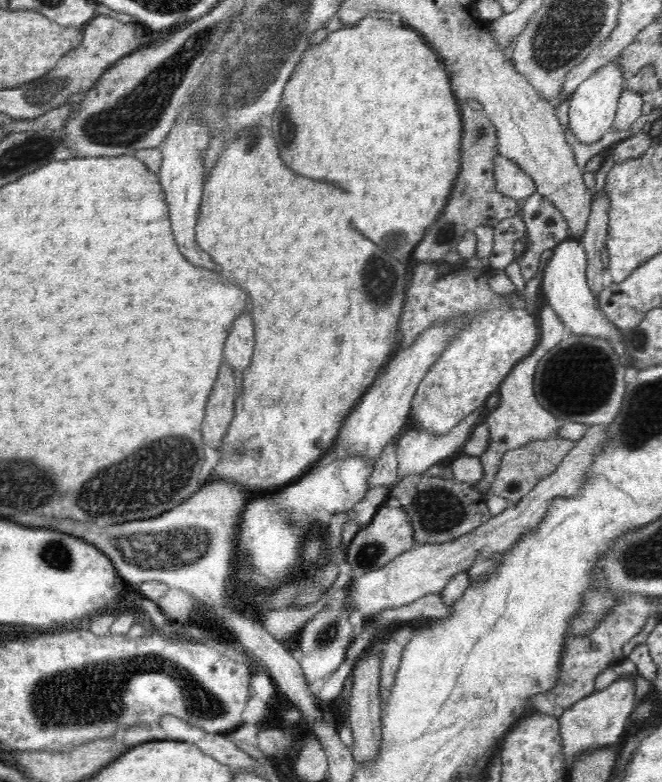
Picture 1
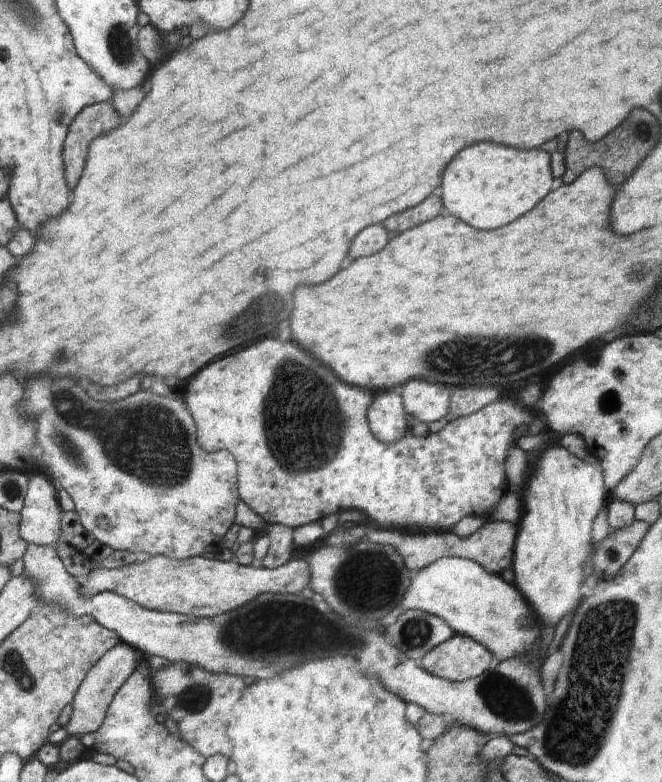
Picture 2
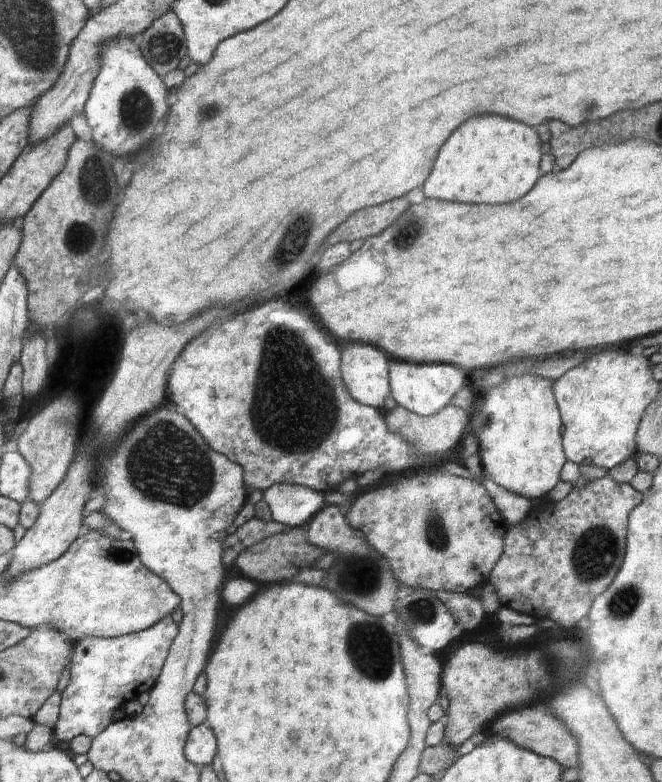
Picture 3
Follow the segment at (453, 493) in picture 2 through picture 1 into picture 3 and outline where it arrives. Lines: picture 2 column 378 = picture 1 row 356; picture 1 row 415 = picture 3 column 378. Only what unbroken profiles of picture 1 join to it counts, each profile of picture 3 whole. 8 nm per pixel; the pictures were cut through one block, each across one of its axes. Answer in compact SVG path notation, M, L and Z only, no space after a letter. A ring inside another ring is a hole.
M286 299L270 300L270 302L264 302L260 306L254 306L254 308L246 310L246 312L238 314L236 318L226 320L224 324L212 328L208 334L202 334L196 340L190 340L188 348L184 346L180 356L174 360L169 371L167 382L168 402L188 418L192 426L198 430L200 436L214 452L226 455L232 462L238 463L243 468L243 480L248 492L250 488L265 491L274 484L288 483L304 485L316 492L326 493L336 491L340 482L352 480L352 478L357 479L358 476L362 476L368 470L382 468L382 470L386 470L386 473L406 472L406 470L425 466L425 464L434 465L435 468L435 465L444 463L446 455L424 458L424 456L416 454L412 450L412 444L408 444L406 438L402 438L400 434L392 434L386 428L385 416L382 416L382 412L379 409L360 404L348 394L348 389L344 386L342 373L340 372L340 351L338 346L324 334L326 332L322 330L320 321L315 321L310 314L290 305Z

